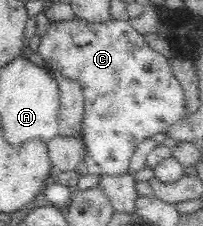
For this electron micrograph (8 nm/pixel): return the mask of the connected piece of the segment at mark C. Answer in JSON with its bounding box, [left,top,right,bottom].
[38,17,186,176]

